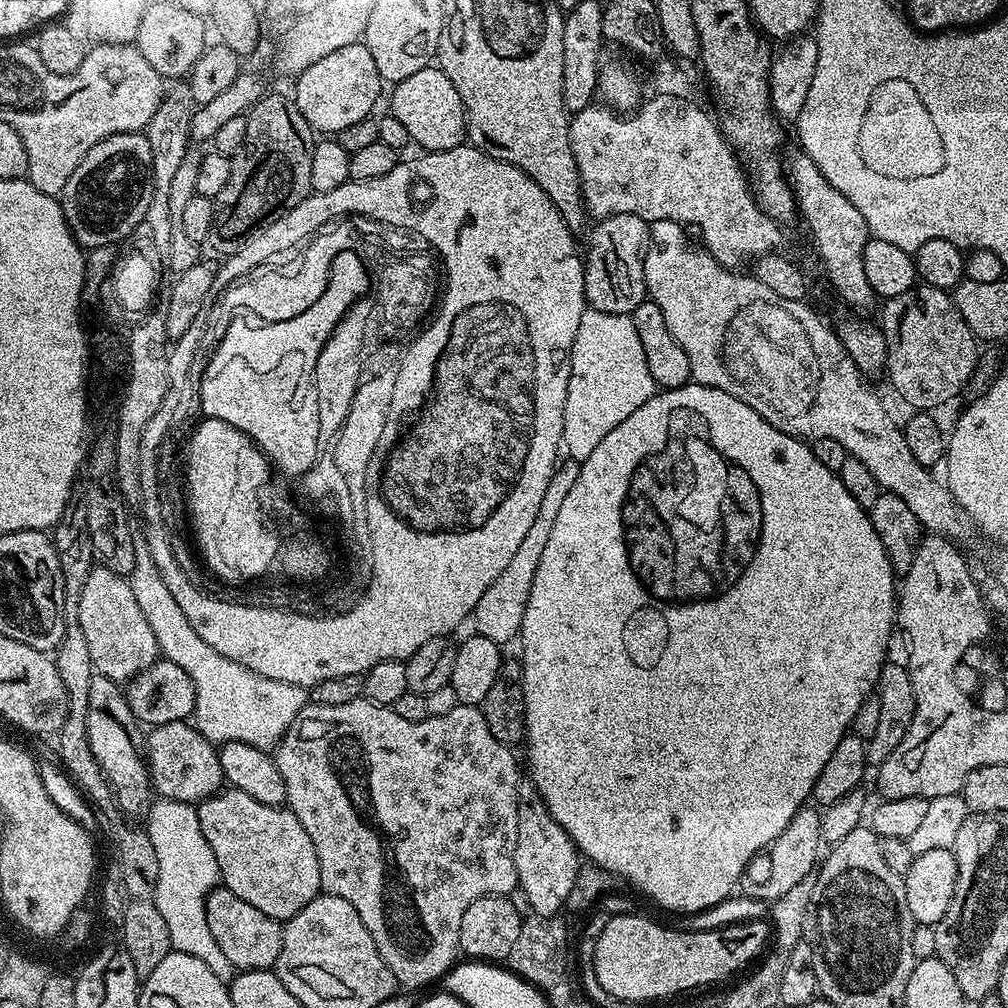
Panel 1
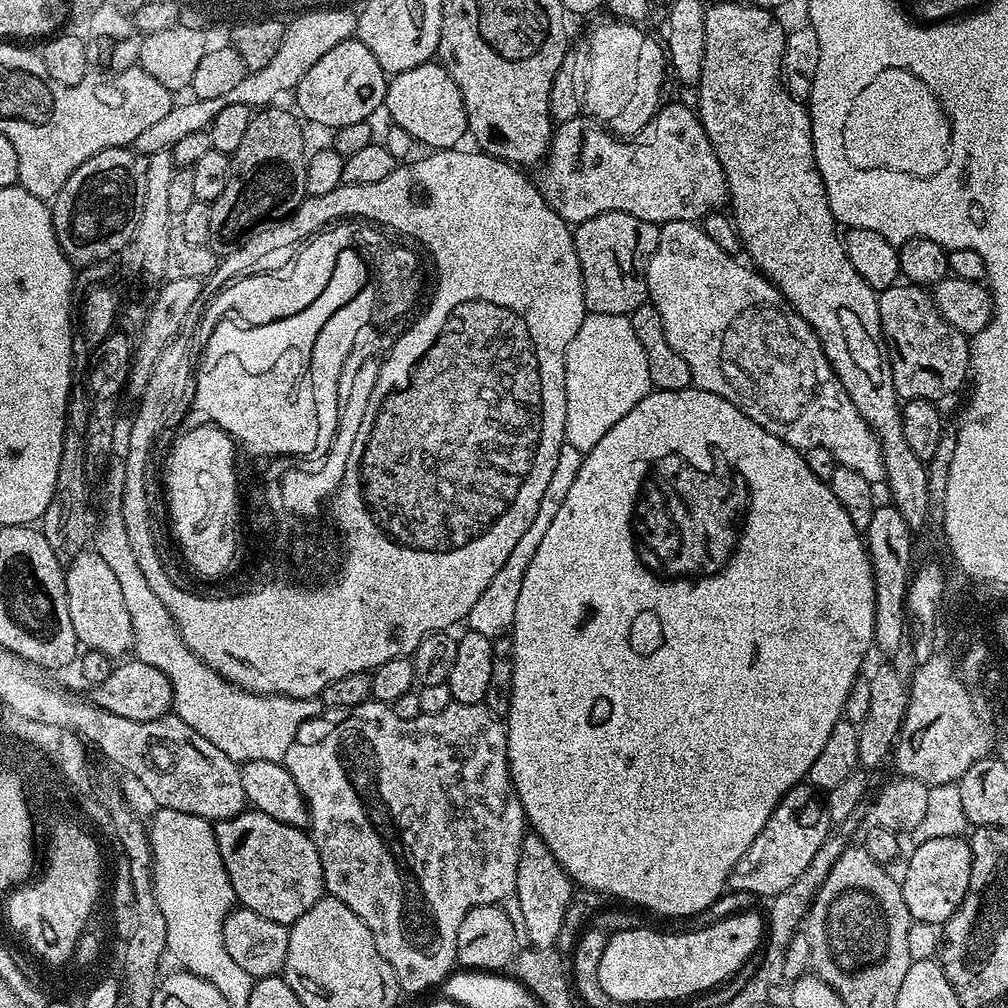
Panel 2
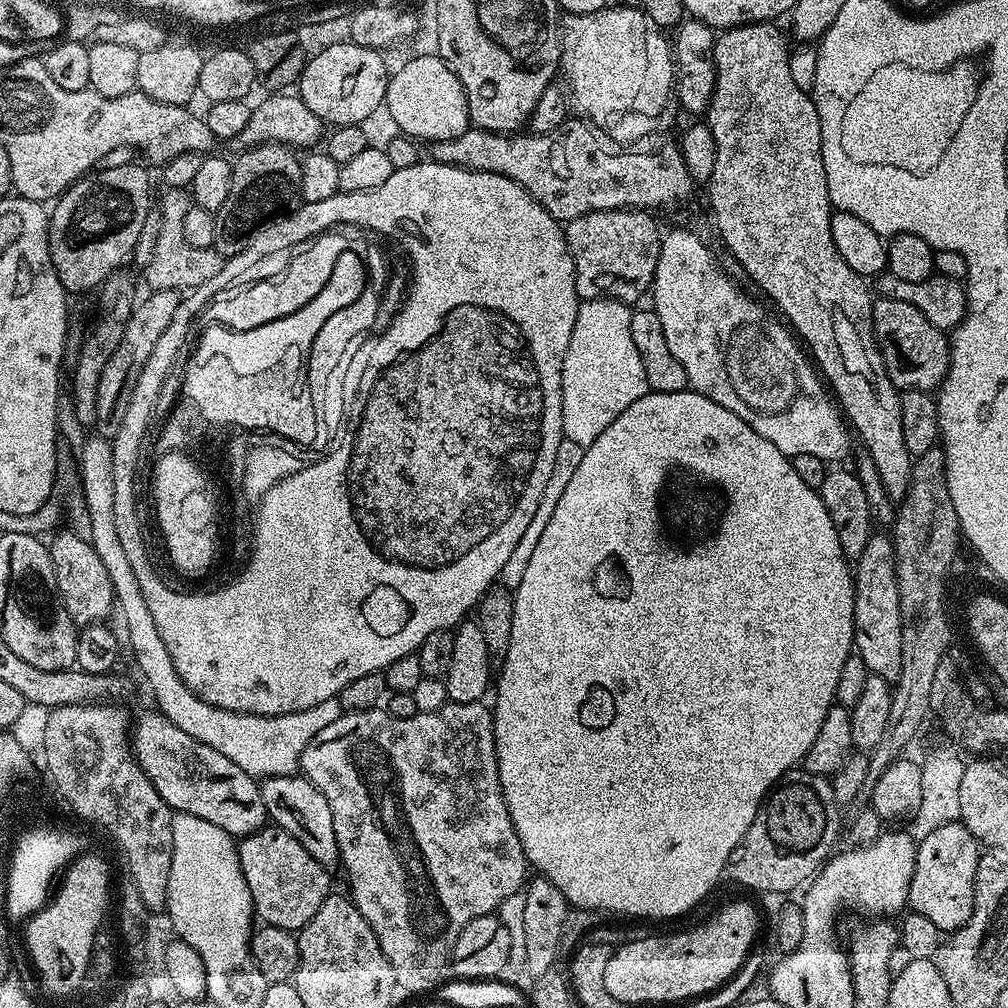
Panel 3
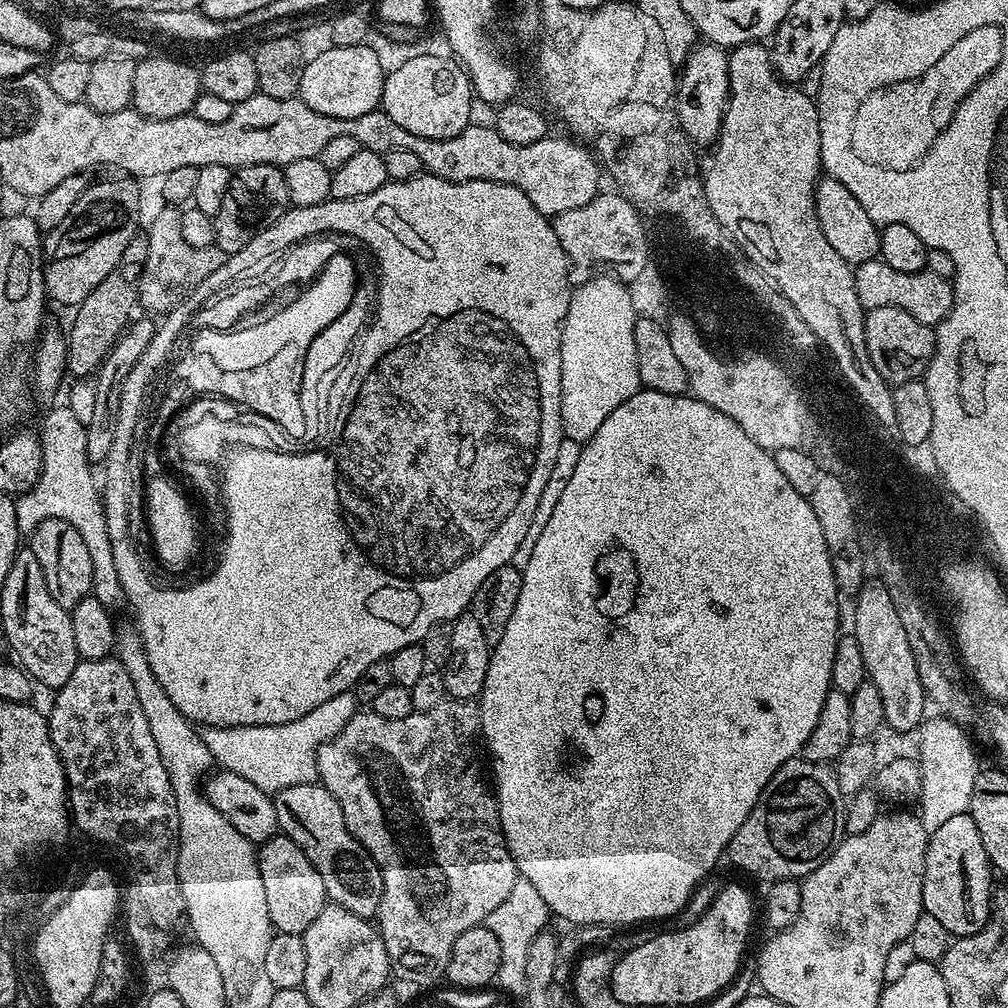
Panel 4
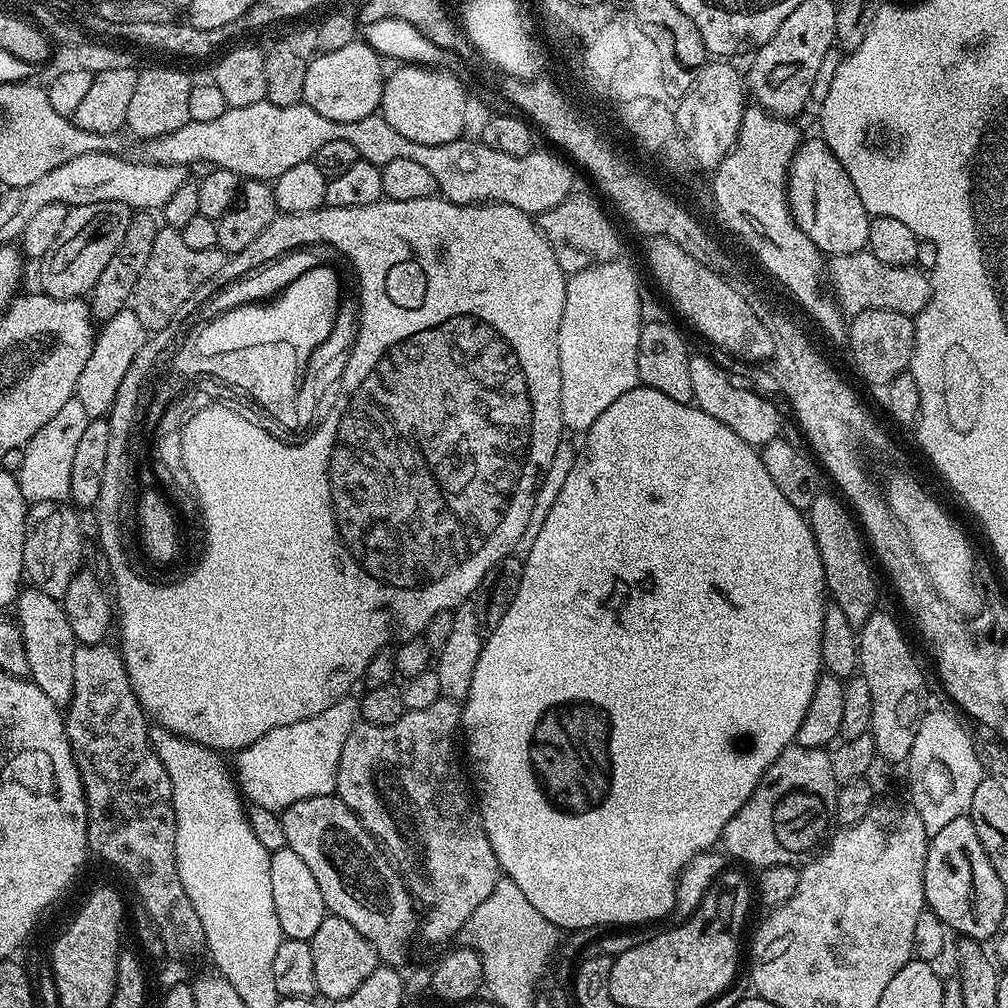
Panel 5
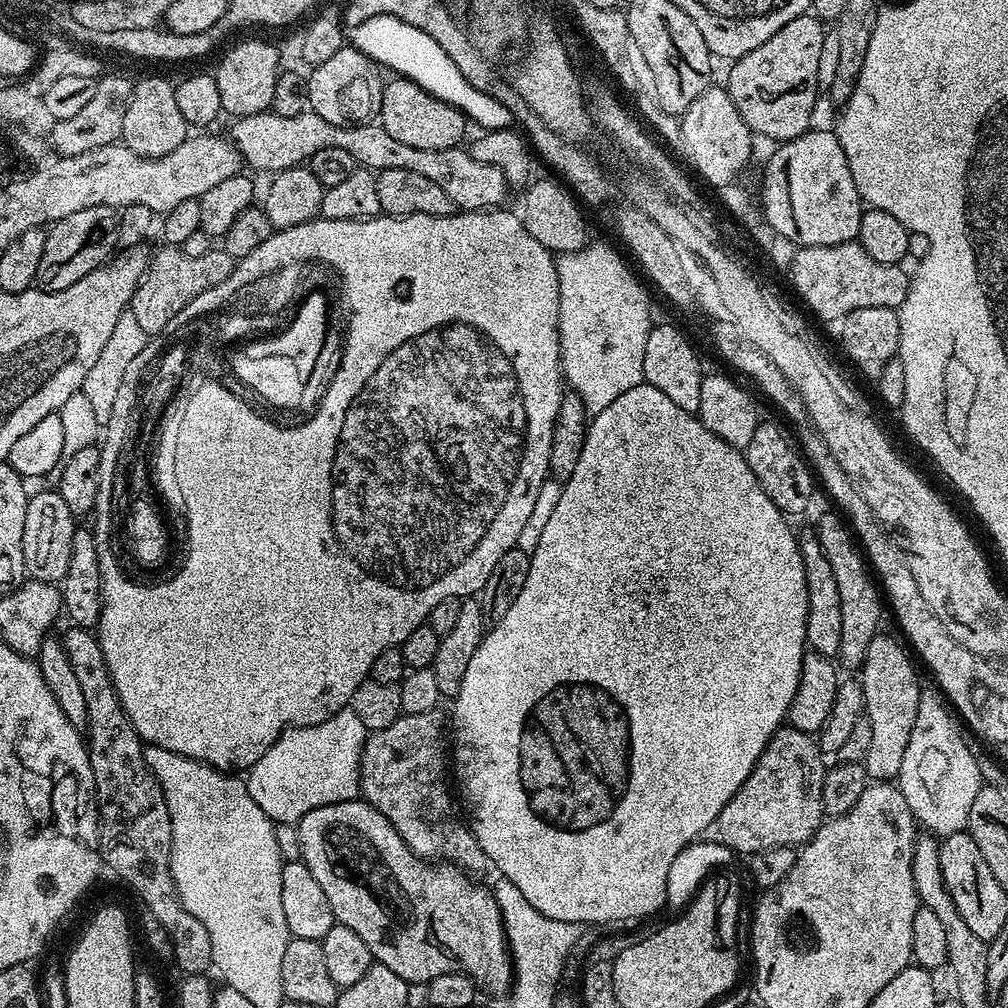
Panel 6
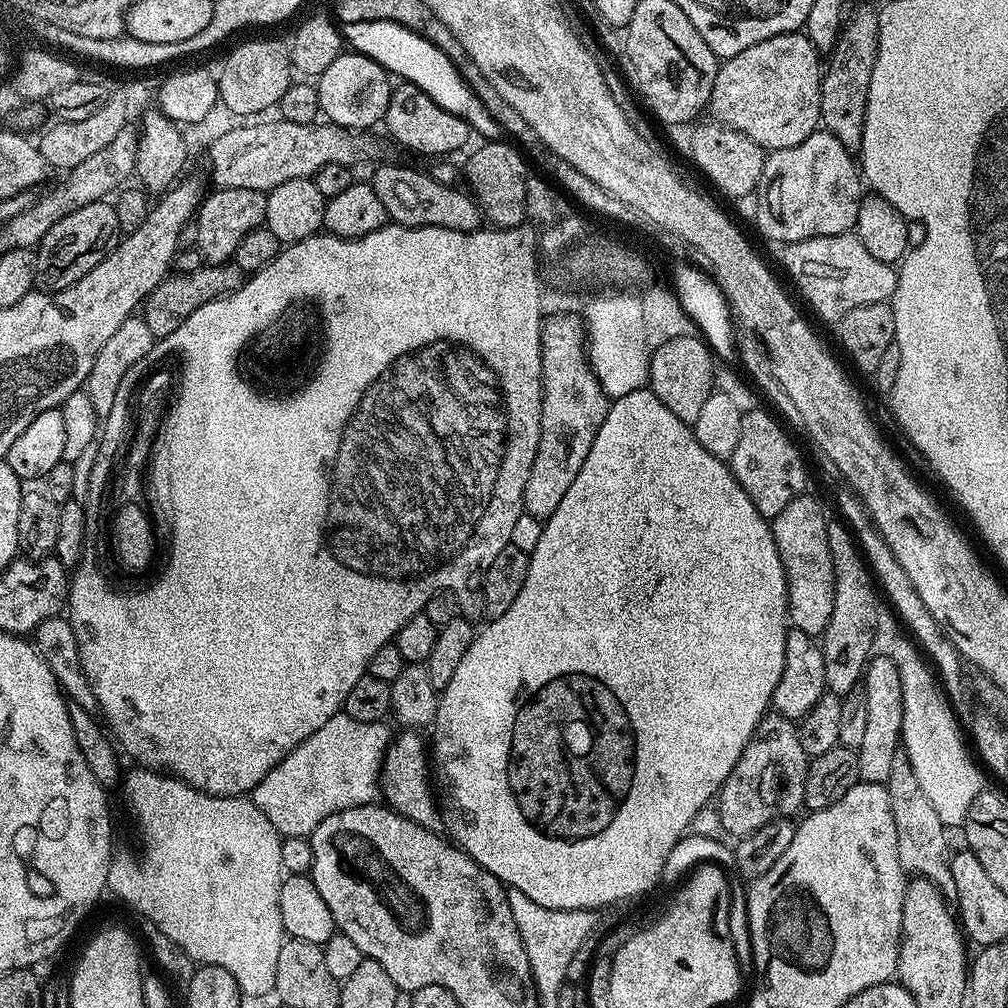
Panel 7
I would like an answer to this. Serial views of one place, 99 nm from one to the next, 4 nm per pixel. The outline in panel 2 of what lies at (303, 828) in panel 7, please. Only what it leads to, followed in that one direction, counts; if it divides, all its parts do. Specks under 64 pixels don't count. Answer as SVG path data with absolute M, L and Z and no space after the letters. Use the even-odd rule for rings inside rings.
M121 455L111 457L101 486L103 508L92 536L92 548L113 571L114 578L118 578L118 587L122 589L122 598L126 601L126 610L129 611L130 622L134 626L132 642L135 659L150 662L150 666L158 666L158 670L162 670L166 678L170 678L174 715L182 718L182 722L186 722L190 730L198 730L202 738L214 742L214 746L218 746L222 754L237 762L283 761L286 750L290 750L294 743L294 734L298 734L298 726L325 711L323 699L259 696L256 692L245 692L243 688L223 680L209 664L204 664L202 658L198 658L198 654L194 654L180 637L170 610L162 606L158 594L150 590L145 575L139 569L138 558L133 554L122 517L125 462Z

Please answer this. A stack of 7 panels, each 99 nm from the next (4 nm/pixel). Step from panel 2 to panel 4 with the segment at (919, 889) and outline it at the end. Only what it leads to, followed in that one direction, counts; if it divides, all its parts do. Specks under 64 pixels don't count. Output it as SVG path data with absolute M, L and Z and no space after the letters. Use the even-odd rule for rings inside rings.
M968 812L954 814L954 818L942 822L928 838L922 882L924 911L934 914L946 926L949 937L978 934L992 914L992 876L994 869L988 862L986 846L982 846L982 834L978 834L974 818Z

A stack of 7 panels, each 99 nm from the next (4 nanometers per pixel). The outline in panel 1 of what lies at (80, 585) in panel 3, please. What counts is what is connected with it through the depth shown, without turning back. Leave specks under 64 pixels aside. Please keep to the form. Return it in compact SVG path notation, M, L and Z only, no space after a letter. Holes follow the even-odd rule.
M92 567L86 578L86 586L82 586L82 598L78 598L78 622L82 626L83 636L86 637L92 667L101 676L117 682L131 682L136 679L137 672L146 670L146 666L150 666L160 656L154 630L150 630L150 622L146 622L146 614L142 614L142 606L138 606L134 590L130 590L127 579L114 574L114 570Z

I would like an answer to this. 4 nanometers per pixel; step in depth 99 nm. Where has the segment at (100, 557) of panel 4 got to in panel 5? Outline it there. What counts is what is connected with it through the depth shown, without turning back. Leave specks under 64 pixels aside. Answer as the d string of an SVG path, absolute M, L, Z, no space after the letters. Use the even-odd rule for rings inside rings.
M76 397L67 400L50 418L37 434L31 436L22 450L22 464L16 472L19 489L25 503L33 504L38 501L58 501L63 503L70 498L71 460L74 459L75 447L82 438L86 426L90 422L86 409Z

